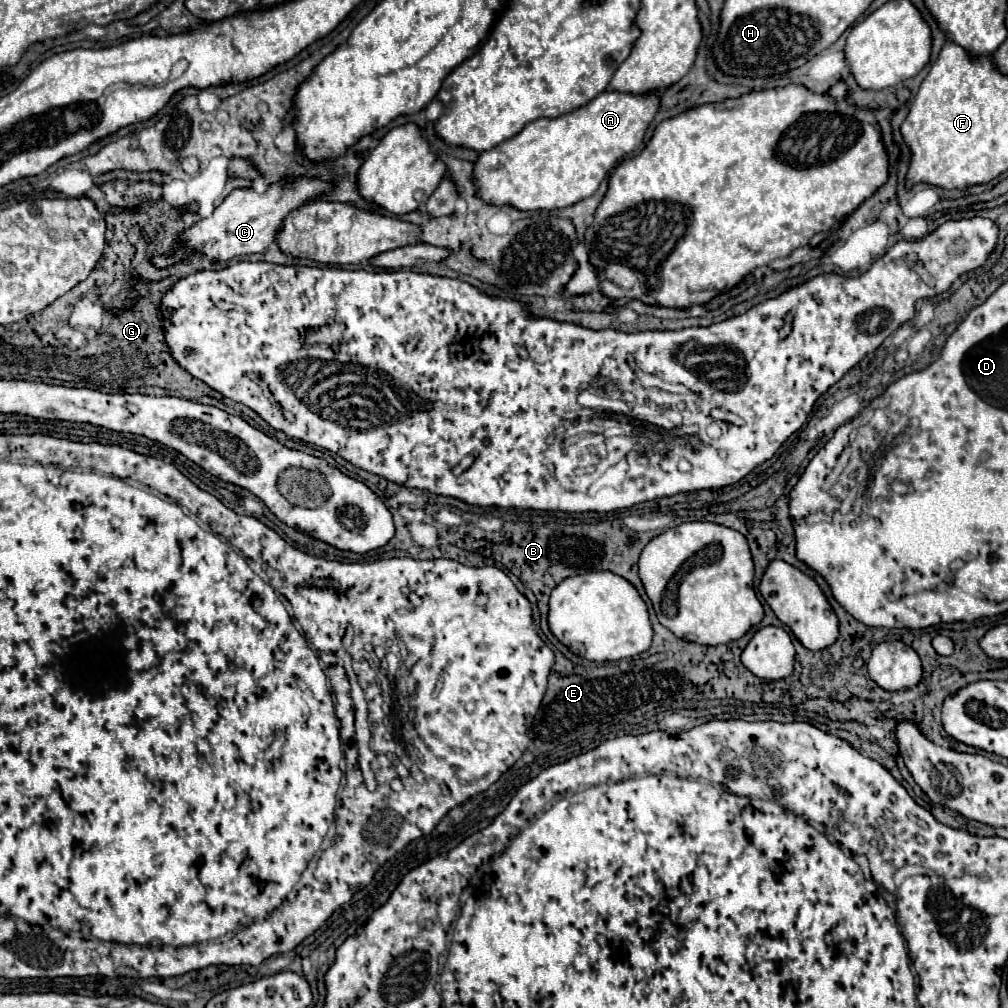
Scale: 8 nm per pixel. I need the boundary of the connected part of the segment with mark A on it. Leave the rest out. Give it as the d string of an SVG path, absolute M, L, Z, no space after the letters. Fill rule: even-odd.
M655 90L643 94L601 92L589 104L579 106L569 114L529 122L517 136L479 156L475 162L475 186L479 190L479 196L489 204L511 204L519 210L557 210L575 204L599 188L601 180L615 166L615 162L641 146L649 124L659 112L659 106L661 100Z

